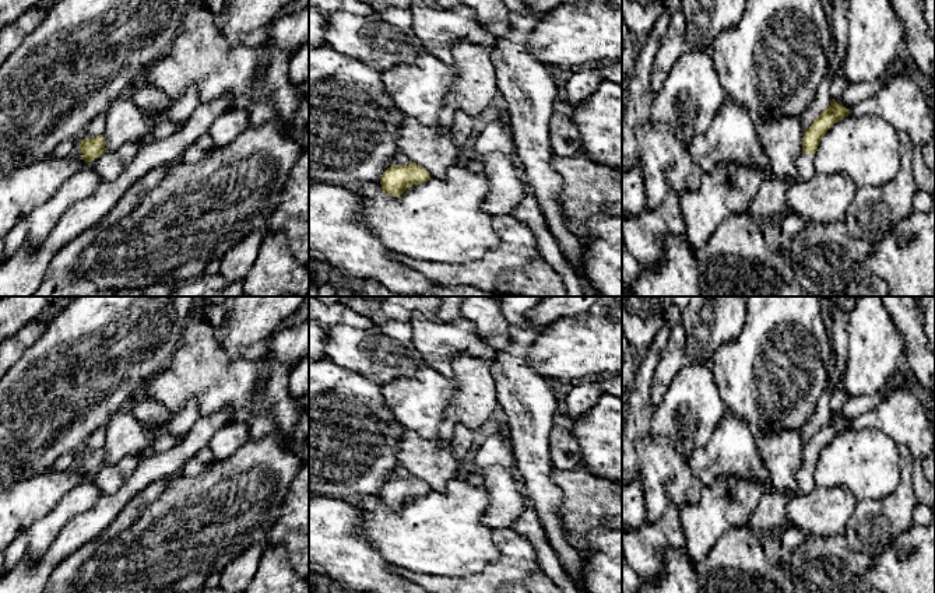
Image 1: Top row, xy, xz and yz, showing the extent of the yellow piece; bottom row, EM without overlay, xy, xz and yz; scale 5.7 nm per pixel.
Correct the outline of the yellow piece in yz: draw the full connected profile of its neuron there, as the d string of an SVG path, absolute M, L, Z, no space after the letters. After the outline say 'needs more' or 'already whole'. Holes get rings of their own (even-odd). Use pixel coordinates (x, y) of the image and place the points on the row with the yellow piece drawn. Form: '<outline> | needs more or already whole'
M832 99L829 108L825 109L804 133L802 152L797 158L797 172L801 180L809 180L815 175L813 159L822 137L834 123L850 113L850 109Z | needs more

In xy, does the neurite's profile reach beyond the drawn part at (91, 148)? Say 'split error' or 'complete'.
split error

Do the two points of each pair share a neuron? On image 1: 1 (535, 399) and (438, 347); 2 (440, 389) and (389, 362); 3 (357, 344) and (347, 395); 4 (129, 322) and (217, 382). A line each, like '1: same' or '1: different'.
1: different
2: different
3: different
4: different

